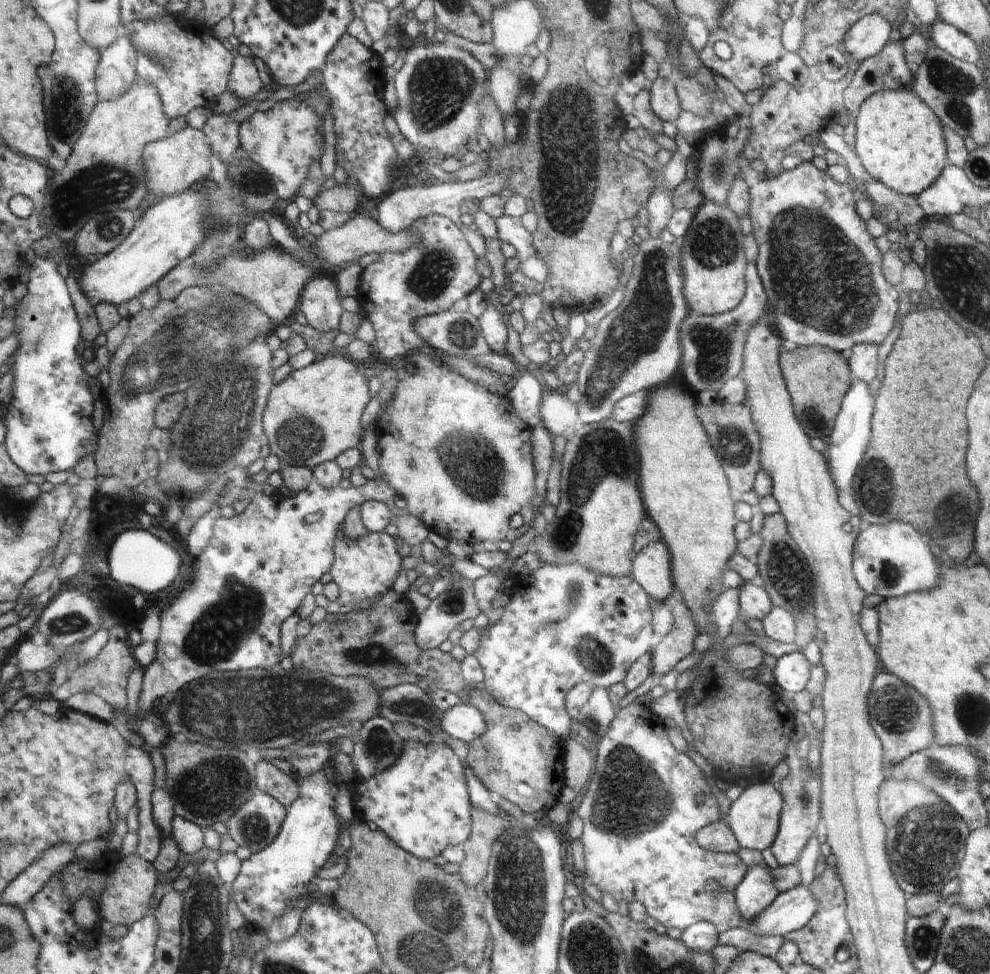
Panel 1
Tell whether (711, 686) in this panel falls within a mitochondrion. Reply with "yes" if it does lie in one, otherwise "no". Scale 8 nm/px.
no

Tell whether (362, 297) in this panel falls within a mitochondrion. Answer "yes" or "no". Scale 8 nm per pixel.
no

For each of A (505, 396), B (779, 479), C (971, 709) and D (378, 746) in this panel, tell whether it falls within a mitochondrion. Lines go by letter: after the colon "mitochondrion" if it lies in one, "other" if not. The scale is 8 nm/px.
A: other
B: other
C: mitochondrion
D: mitochondrion

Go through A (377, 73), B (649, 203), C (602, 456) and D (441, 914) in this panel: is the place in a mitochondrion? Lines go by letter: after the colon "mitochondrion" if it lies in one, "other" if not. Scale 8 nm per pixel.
A: other
B: other
C: mitochondrion
D: mitochondrion

